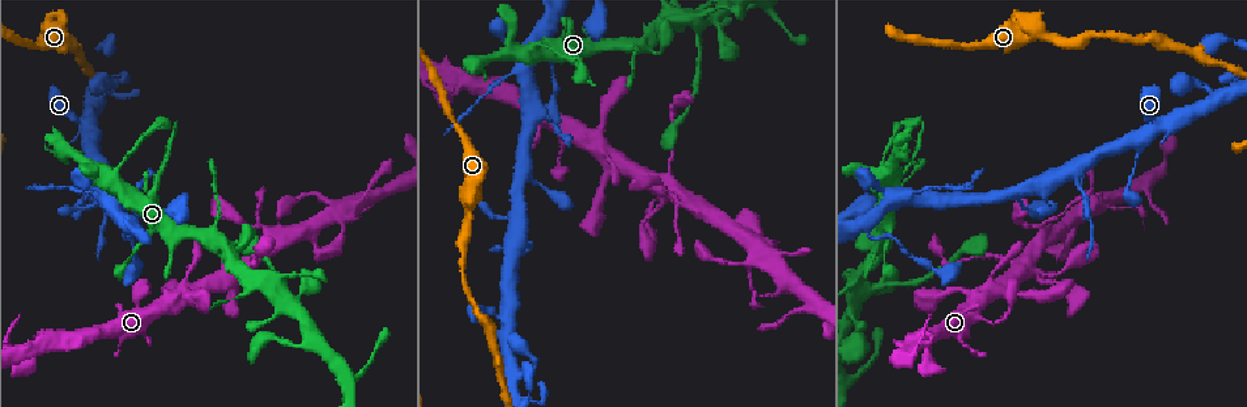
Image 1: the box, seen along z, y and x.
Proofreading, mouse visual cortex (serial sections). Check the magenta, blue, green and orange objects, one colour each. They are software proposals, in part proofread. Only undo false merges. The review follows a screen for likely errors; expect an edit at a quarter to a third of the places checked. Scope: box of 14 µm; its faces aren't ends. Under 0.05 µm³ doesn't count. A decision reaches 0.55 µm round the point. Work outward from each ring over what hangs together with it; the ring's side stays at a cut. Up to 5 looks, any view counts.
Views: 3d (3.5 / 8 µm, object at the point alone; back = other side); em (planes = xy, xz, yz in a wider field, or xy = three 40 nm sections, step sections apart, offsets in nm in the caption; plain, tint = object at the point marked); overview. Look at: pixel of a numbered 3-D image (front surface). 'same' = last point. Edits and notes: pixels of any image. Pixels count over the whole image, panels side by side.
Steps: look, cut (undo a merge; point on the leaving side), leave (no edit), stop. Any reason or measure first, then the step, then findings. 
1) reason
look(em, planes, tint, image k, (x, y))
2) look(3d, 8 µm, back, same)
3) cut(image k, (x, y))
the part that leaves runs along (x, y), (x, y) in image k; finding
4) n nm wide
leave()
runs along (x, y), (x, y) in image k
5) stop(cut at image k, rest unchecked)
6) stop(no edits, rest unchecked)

calibre changes
look(3d, 3.5 µm, image 1, (216, 222))

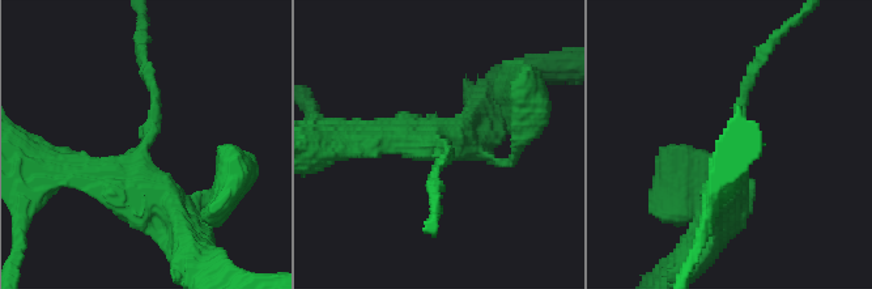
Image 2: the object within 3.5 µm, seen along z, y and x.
now the EM
look(em, xy, step 5, tint, image 2, (445, 140))

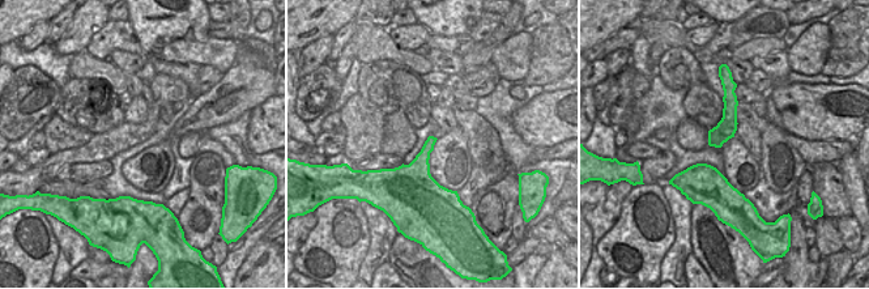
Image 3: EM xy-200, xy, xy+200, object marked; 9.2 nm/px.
another direction
look(em, xy, step 3, tint, same)

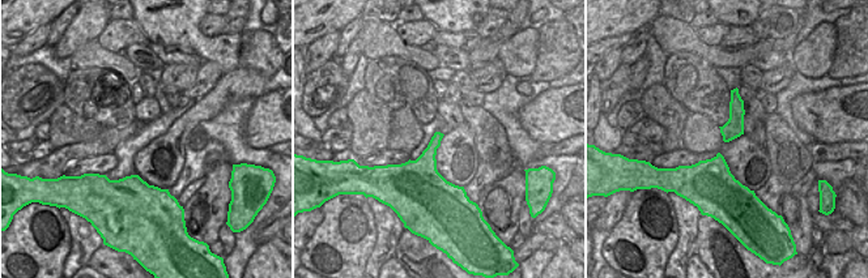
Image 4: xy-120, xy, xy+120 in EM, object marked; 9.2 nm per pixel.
leave()
runs along (731, 164), (737, 107), (761, 60) in image 2; continuous, no second cell

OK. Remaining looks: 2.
thick turns thin
look(3d, 3.5 µm, image 1, (699, 39))

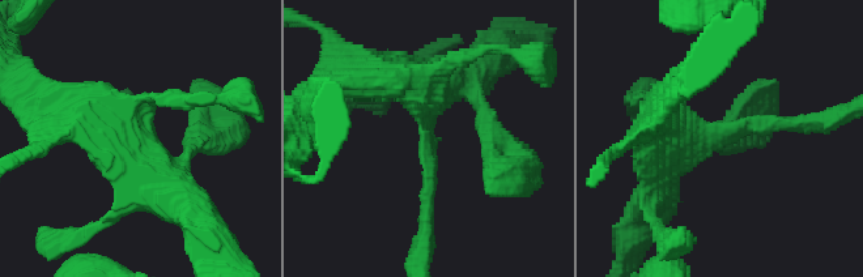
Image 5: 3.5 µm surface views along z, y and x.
leave()
continuous, no second cell

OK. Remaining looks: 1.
stop(no edits, rest unchecked)

